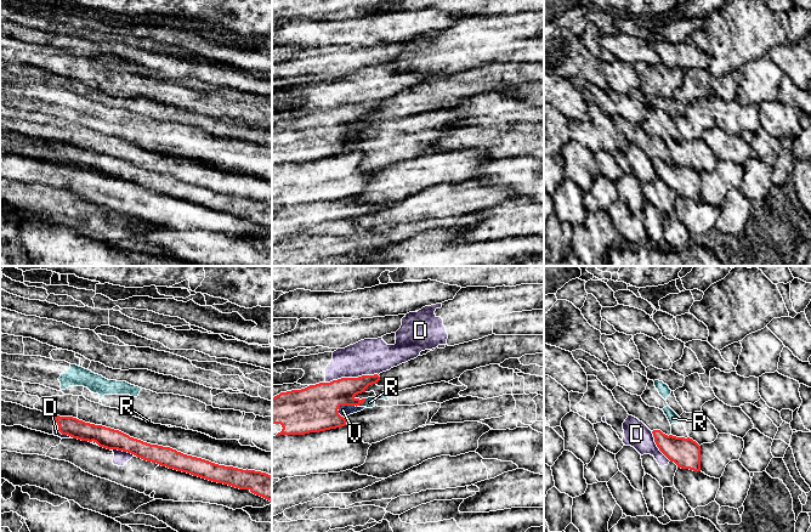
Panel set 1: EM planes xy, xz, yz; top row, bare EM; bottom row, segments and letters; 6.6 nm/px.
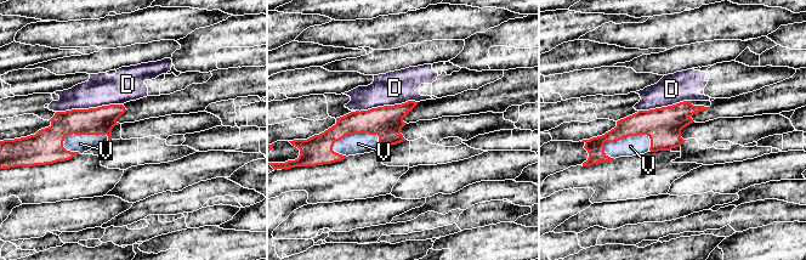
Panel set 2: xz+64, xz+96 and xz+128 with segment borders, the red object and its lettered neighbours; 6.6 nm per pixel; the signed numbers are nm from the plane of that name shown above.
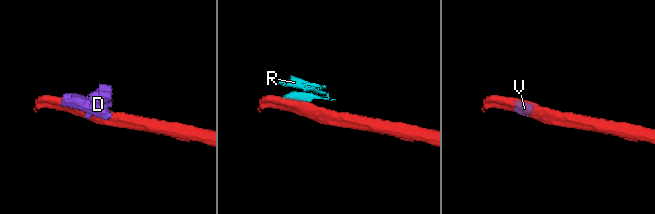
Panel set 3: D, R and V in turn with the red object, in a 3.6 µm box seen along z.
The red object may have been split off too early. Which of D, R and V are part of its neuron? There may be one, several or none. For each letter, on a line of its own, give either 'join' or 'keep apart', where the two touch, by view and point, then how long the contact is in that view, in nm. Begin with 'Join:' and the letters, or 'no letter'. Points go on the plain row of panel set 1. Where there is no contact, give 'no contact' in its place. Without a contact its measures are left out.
Join: V
D: keep apart; meets red in xz at (351, 106); contact 360 nm long
R: keep apart; meets red in xz at (361, 131); contact 90 nm long
V: join; meets red in xz at (346, 132); contact 140 nm long

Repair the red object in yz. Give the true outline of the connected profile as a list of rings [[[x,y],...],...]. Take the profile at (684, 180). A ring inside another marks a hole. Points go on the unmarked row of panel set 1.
[[[660,158],[652,159],[659,179],[677,196],[701,199],[701,174],[687,165],[665,163]]]

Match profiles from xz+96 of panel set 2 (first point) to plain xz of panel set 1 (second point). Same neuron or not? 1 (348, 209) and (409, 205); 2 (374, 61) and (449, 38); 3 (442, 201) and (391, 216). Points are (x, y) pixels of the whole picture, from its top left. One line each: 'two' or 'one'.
1: two
2: two
3: one

